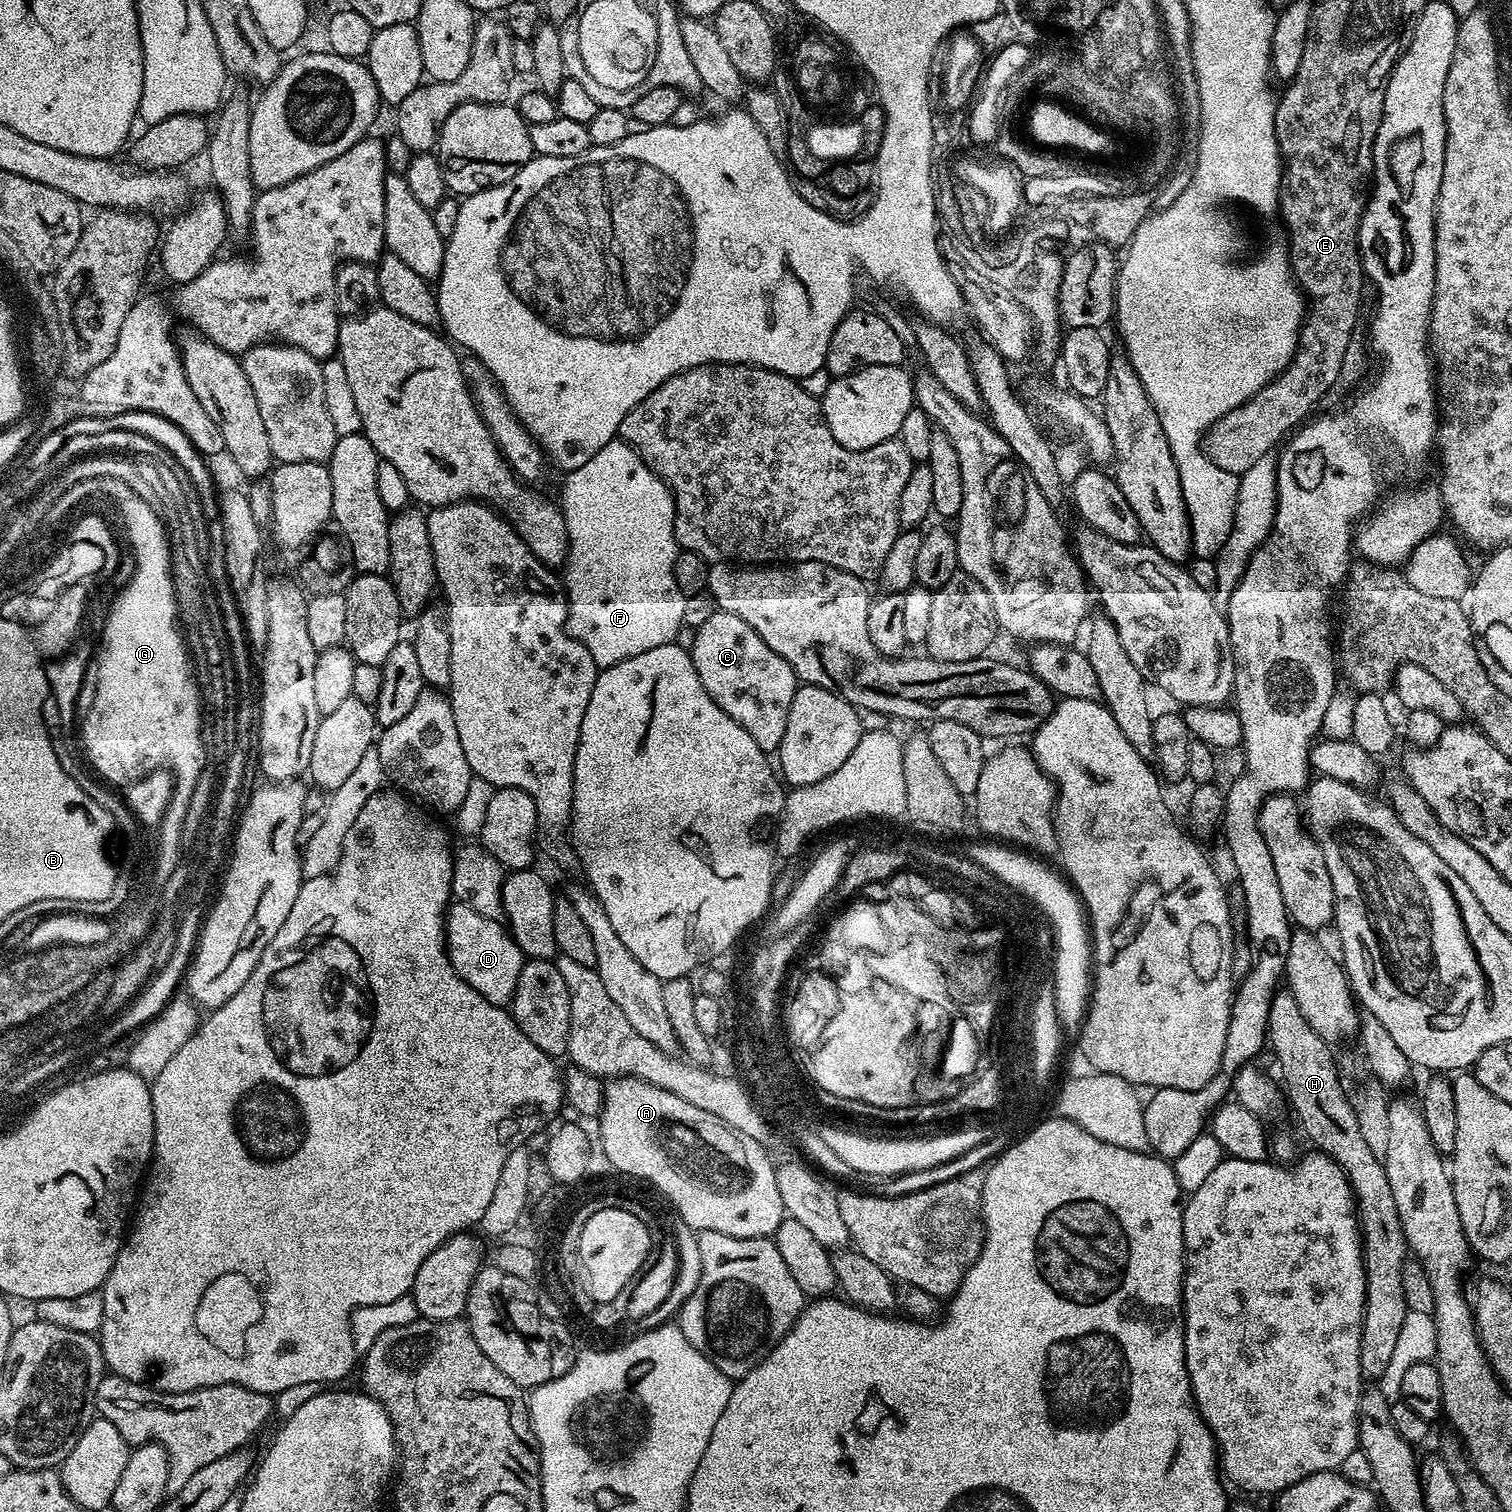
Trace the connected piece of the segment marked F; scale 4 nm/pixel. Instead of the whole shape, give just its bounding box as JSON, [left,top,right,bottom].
[558,438,685,670]

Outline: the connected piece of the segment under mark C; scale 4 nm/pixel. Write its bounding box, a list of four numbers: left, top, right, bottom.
[691,610,798,753]

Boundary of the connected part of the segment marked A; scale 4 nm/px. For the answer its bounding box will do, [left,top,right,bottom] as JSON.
[598,1076,786,1238]

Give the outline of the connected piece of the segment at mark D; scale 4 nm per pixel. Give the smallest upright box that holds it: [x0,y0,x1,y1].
[446,903,526,1005]

